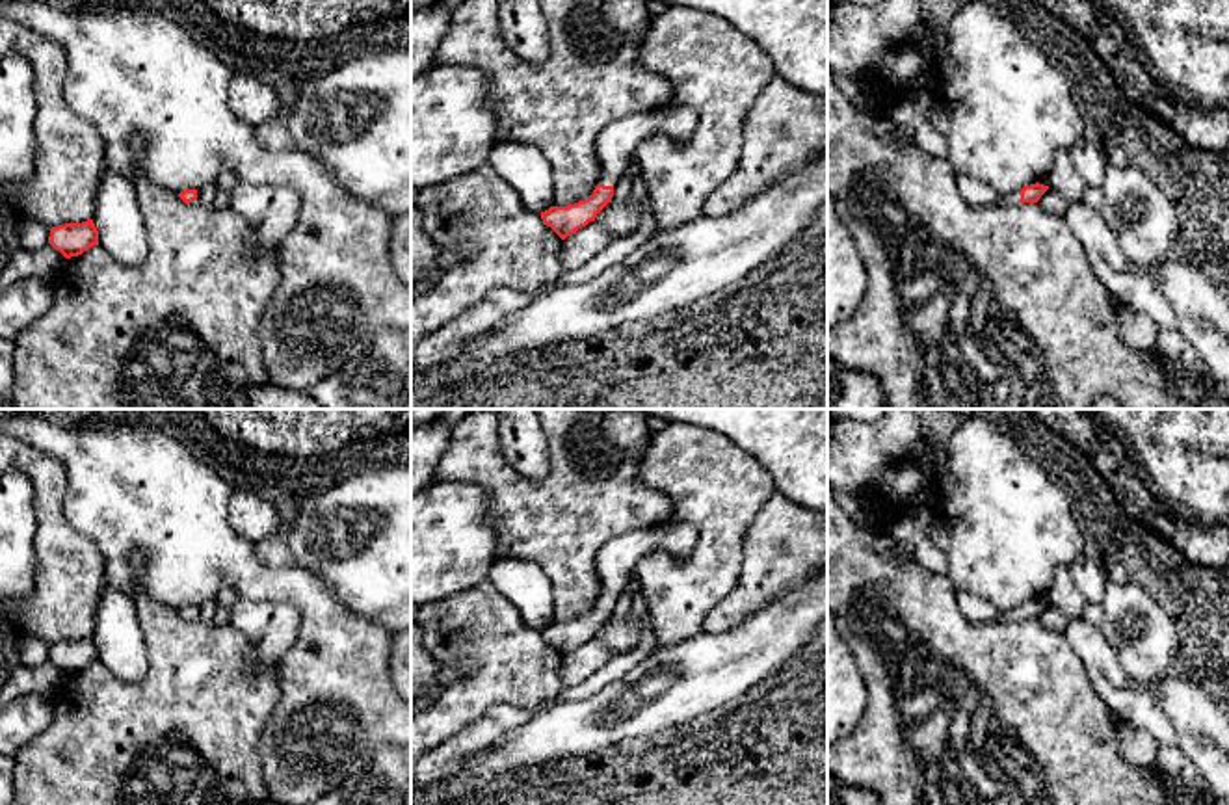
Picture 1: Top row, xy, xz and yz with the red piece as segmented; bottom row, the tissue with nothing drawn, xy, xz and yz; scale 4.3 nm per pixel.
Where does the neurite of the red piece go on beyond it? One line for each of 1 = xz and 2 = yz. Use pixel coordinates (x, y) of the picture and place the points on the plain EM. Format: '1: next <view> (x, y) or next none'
1: next xz (616, 560)
2: next yz (975, 608)

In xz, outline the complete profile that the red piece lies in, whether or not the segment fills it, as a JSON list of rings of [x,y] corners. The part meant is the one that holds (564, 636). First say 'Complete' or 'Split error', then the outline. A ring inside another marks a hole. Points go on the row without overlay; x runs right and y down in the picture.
Split error. [[[671,526],[651,532],[628,532],[606,541],[597,552],[597,569],[604,576],[601,599],[593,610],[567,623],[550,623],[541,628],[541,636],[562,656],[595,638],[597,630],[612,619],[614,600],[634,574],[634,567],[643,554],[653,550],[684,556],[694,550],[697,530],[694,526]]]

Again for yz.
Split error. [[[956,587],[956,600],[959,612],[974,623],[991,621],[995,615],[1006,619],[1037,619],[1039,614],[1049,606],[1049,602],[1036,599],[1010,612],[997,612],[985,599],[959,587]]]

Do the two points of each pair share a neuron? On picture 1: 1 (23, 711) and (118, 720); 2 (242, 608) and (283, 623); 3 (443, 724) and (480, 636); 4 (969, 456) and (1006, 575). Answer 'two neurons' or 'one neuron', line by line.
1: two neurons
2: one neuron
3: one neuron
4: one neuron

